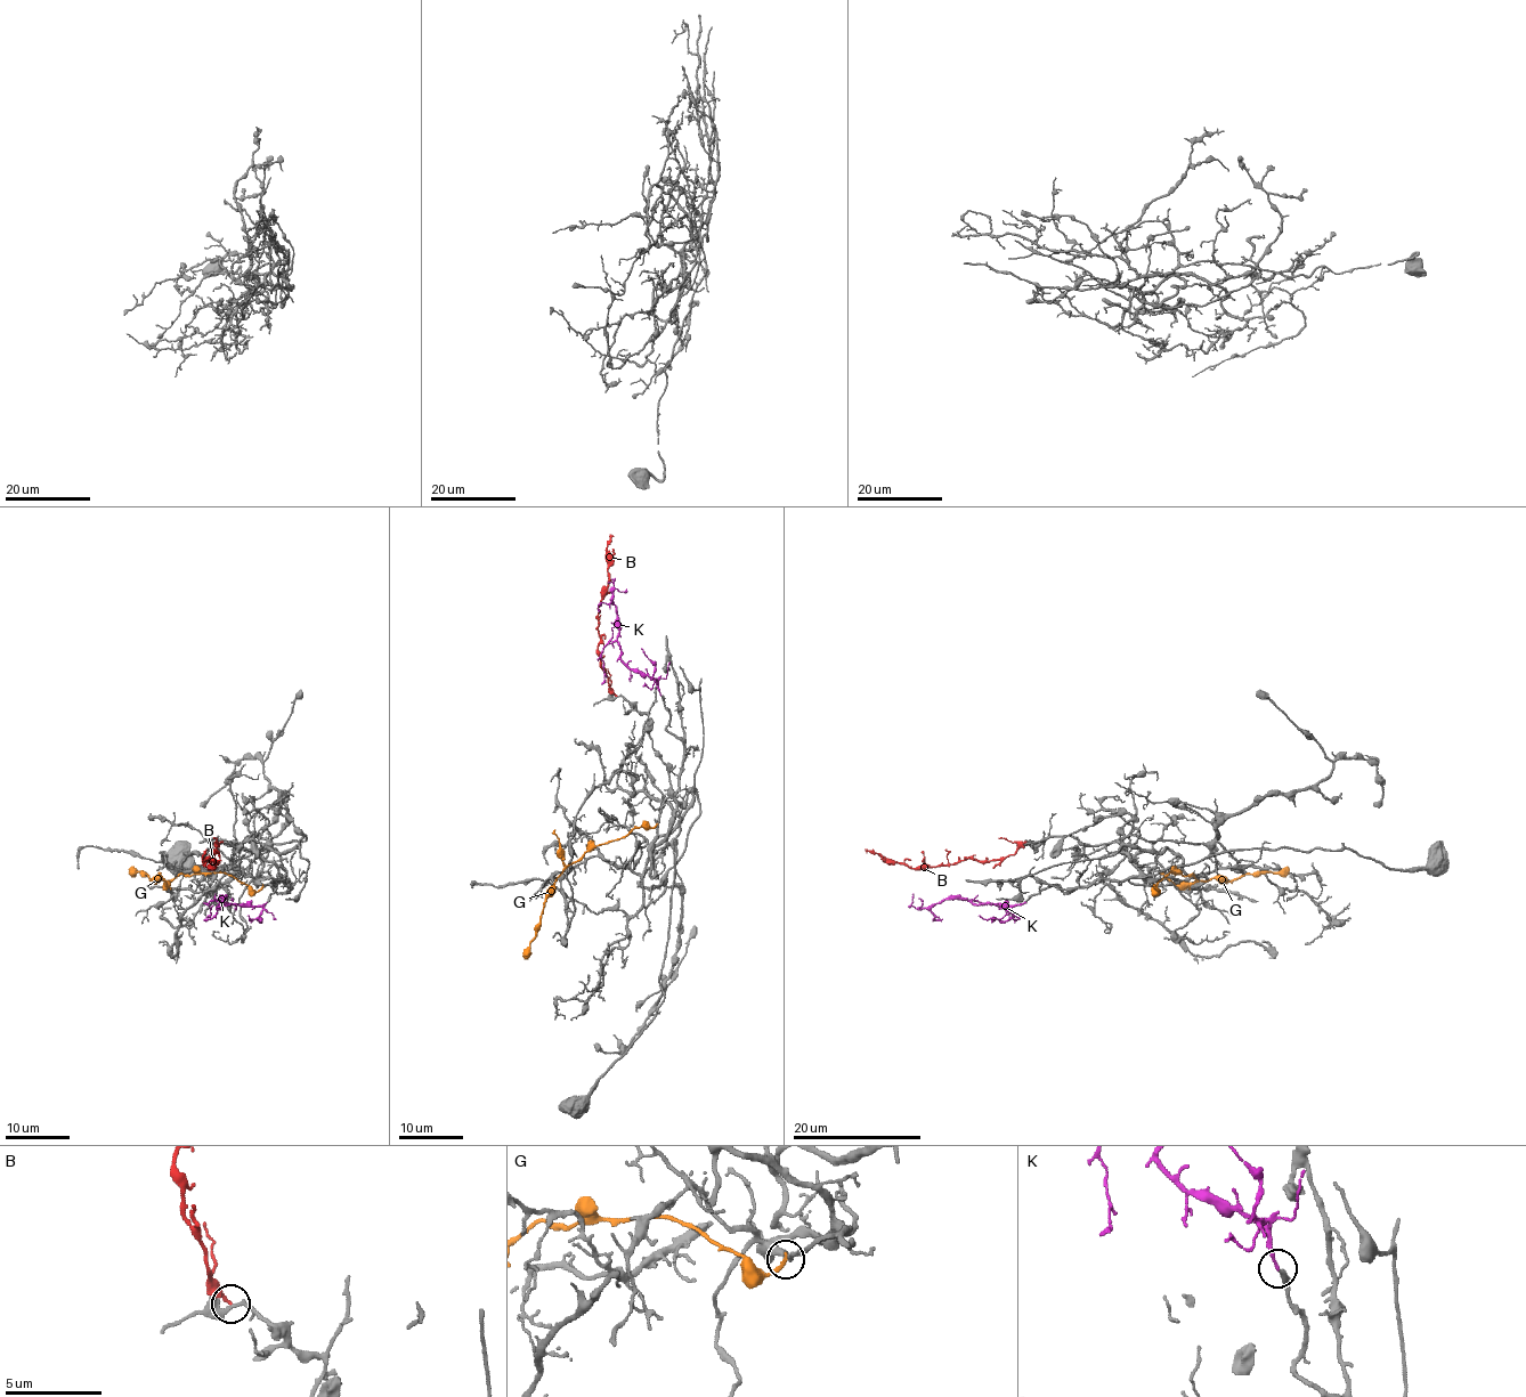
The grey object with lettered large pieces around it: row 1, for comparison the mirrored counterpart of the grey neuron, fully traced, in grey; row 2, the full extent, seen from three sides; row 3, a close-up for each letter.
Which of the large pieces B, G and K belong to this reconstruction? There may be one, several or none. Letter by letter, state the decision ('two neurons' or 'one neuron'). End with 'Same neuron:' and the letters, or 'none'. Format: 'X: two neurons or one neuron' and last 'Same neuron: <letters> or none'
B: two neurons
G: two neurons
K: one neuron
Same neuron: K

